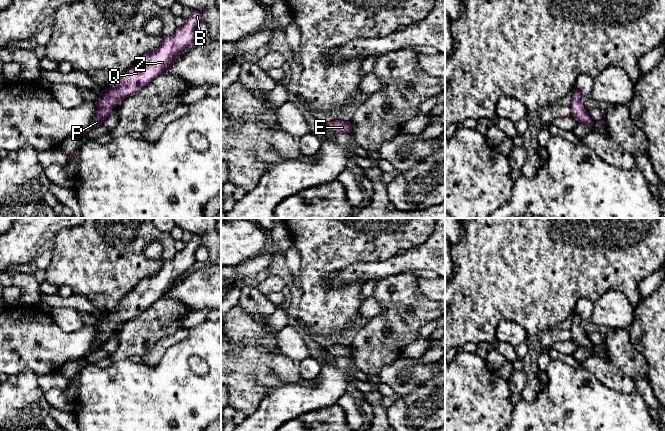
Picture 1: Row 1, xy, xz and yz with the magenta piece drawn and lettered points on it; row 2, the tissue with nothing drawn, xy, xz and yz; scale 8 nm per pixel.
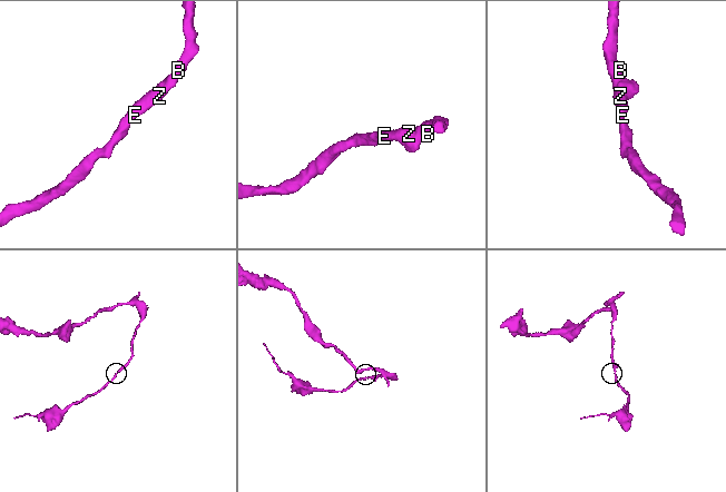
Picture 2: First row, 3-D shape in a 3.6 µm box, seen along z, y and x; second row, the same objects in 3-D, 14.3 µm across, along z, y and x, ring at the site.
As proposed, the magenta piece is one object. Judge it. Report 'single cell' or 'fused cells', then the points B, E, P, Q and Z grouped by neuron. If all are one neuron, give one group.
single cell; B E P Q Z

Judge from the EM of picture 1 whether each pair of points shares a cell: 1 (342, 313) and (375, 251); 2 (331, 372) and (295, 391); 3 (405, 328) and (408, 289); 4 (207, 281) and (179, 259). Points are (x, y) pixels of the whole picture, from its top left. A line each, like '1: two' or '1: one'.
1: one
2: one
3: one
4: two

